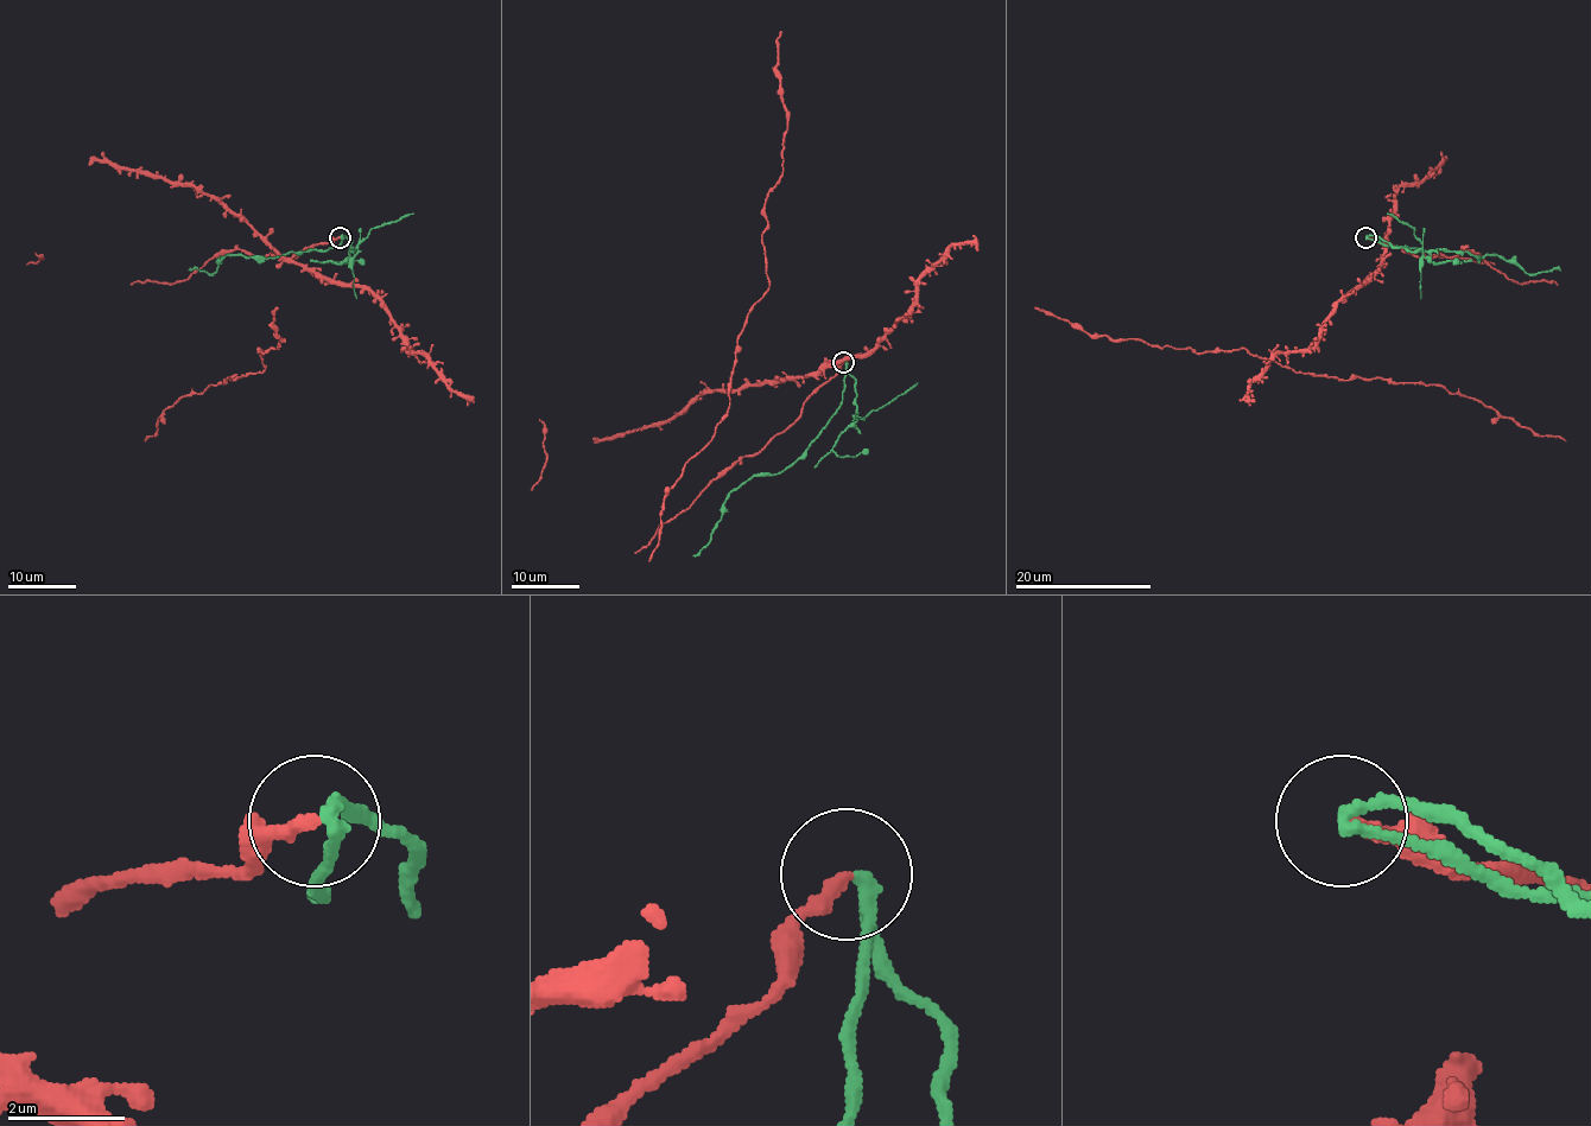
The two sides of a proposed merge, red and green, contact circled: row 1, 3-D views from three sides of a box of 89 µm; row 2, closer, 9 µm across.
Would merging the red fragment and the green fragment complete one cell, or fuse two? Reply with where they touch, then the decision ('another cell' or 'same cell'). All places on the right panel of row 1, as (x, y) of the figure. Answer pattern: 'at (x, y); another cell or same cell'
at (1366, 237); another cell

